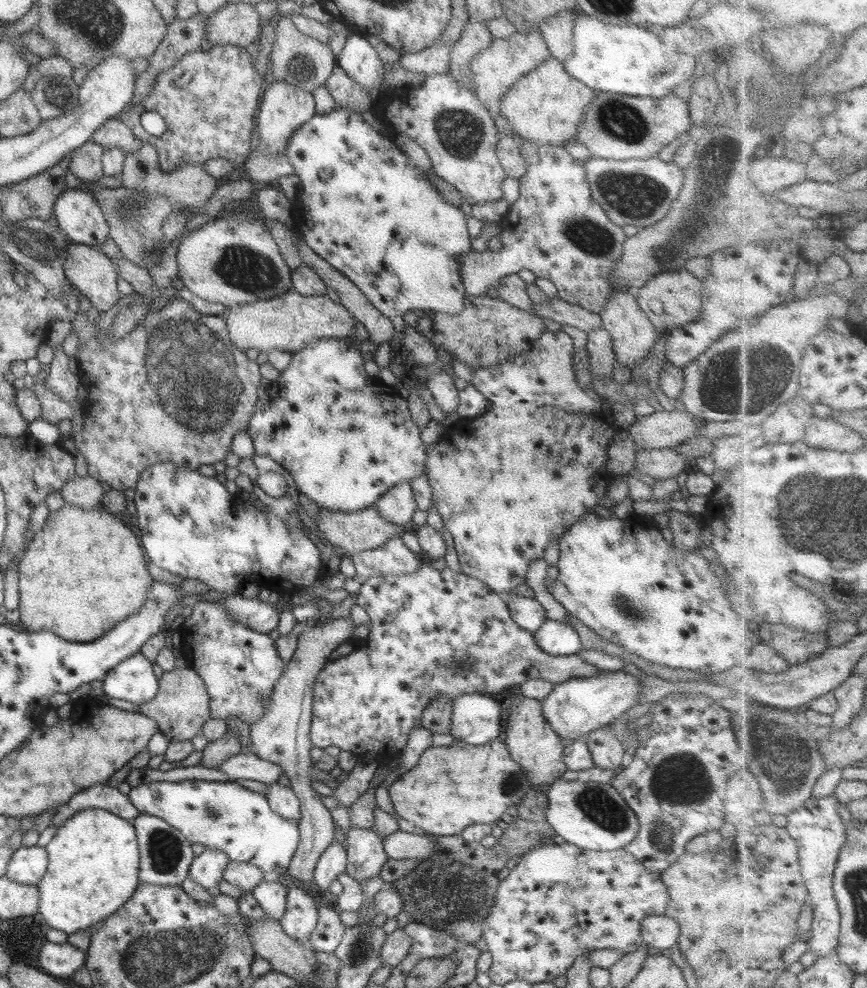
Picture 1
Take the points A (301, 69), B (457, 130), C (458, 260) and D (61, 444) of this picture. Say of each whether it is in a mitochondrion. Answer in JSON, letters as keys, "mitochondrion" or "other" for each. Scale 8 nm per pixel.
{"A":"mitochondrion","B":"mitochondrion","C":"other","D":"other"}

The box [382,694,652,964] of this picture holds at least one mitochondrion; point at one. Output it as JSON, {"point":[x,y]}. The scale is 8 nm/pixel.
{"point":[451,891]}

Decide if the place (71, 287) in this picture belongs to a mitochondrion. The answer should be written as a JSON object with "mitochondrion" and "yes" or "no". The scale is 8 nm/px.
{"mitochondrion":"no"}

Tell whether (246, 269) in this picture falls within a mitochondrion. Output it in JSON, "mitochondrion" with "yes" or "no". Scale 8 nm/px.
{"mitochondrion":"yes"}

